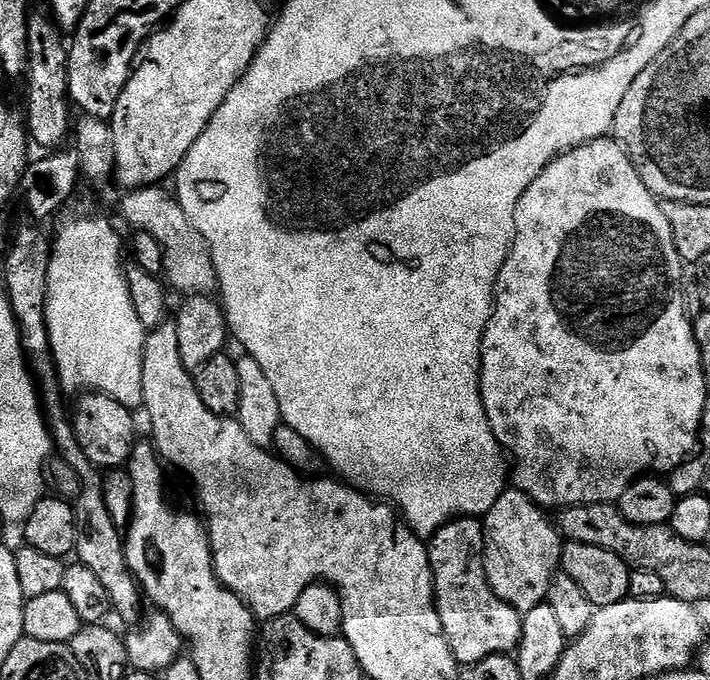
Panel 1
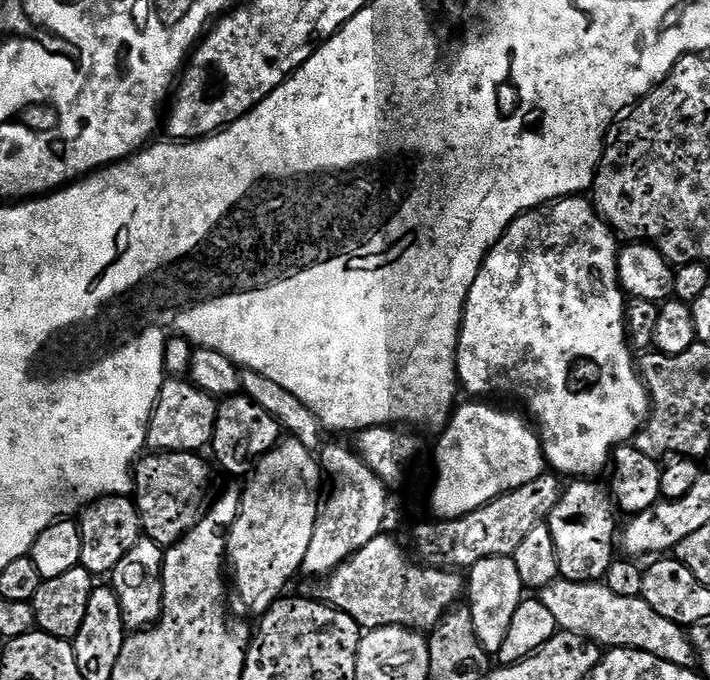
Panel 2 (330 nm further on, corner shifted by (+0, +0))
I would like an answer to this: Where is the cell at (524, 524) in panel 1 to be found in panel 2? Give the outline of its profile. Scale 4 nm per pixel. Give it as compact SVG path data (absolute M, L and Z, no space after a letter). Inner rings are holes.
M491 556L485 560L479 560L471 568L466 576L466 604L472 609L474 618L474 634L478 642L490 654L499 653L503 640L506 639L506 633L510 631L510 621L514 618L514 610L518 610L521 600L525 599L526 589L522 578L518 578L518 566L510 556Z

